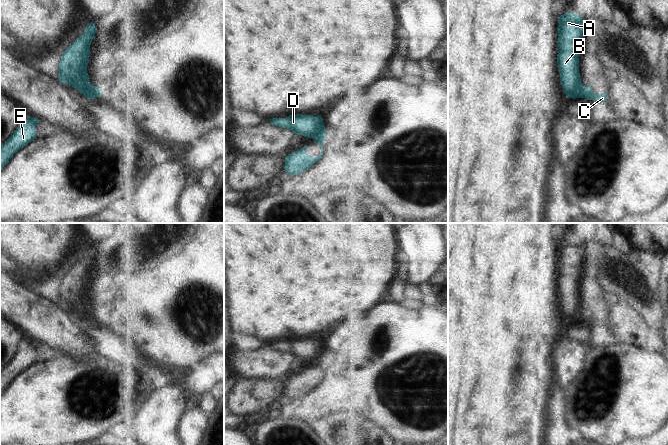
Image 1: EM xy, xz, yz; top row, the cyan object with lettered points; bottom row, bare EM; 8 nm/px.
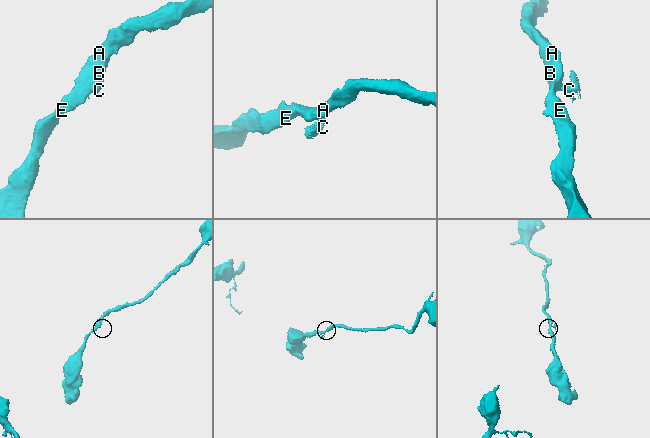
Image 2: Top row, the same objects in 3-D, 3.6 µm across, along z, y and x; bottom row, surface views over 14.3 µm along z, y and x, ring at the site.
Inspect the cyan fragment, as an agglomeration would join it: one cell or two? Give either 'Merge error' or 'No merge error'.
Merge error

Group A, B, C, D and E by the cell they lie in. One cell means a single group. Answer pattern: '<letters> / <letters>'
A B D E / C

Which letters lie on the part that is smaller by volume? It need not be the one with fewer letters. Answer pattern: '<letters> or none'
C

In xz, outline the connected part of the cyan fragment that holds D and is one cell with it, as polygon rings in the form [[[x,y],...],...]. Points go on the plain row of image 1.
[[[296,338],[286,342],[271,342],[269,346],[280,352],[288,352],[294,358],[300,358],[310,363],[327,358],[321,340]]]

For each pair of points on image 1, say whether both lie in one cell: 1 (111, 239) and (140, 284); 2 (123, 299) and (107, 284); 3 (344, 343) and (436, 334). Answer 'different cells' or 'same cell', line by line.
1: different cells
2: different cells
3: same cell

